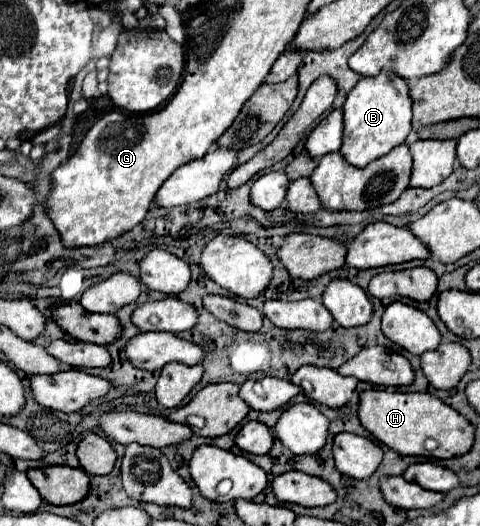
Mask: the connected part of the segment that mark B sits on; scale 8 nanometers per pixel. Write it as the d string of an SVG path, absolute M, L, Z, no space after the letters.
M381 70L379 76L361 78L357 86L349 92L343 104L343 146L341 154L347 164L357 168L389 154L395 146L403 144L411 132L411 98L409 86L403 78L391 74L391 70Z

